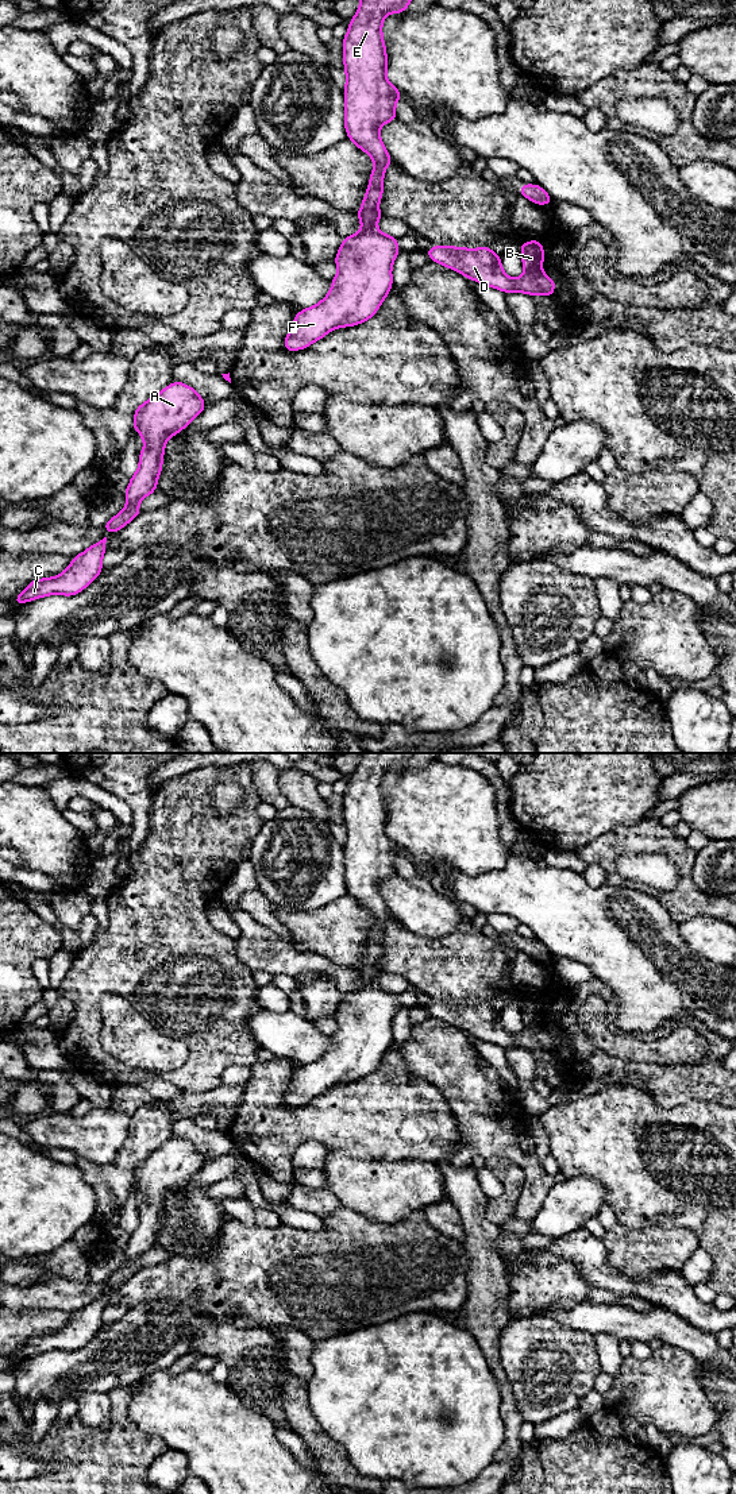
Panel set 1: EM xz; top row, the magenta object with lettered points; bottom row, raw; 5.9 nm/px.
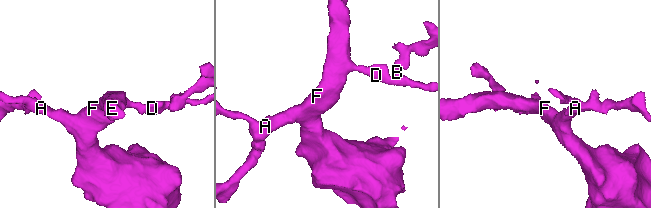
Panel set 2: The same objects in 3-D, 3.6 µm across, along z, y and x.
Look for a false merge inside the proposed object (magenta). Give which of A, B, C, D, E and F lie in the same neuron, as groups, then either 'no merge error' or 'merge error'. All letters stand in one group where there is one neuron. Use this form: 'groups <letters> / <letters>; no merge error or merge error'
groups A C D E F / B; merge error

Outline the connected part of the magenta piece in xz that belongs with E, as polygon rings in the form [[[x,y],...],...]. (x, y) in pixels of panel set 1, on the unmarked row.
[[[359,753],[359,764],[350,776],[347,791],[343,794],[344,841],[344,883],[347,893],[358,904],[367,908],[374,918],[362,965],[354,968],[362,984],[358,989],[343,993],[335,1012],[338,1030],[331,1035],[332,1043],[319,1059],[305,1063],[294,1072],[284,1105],[298,1107],[324,1093],[328,1088],[365,1078],[373,1073],[386,1054],[393,1041],[392,1020],[398,1012],[398,995],[382,989],[375,978],[384,974],[378,966],[384,947],[384,929],[393,915],[388,910],[379,883],[397,875],[396,858],[401,848],[386,834],[388,811],[382,794],[382,777],[388,769],[406,767],[413,753]]]

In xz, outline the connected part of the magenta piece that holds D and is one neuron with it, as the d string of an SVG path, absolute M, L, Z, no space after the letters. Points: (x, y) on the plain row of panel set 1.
M432 1001L425 1008L431 1016L504 1049L521 1047L528 1051L544 1050L550 1053L555 1049L555 1036L543 1026L525 1027L516 1035L509 1034L502 1026L501 1012L490 1003Z

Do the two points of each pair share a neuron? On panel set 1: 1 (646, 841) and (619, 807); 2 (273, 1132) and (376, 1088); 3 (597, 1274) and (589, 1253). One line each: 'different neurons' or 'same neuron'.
1: different neurons
2: same neuron
3: same neuron

